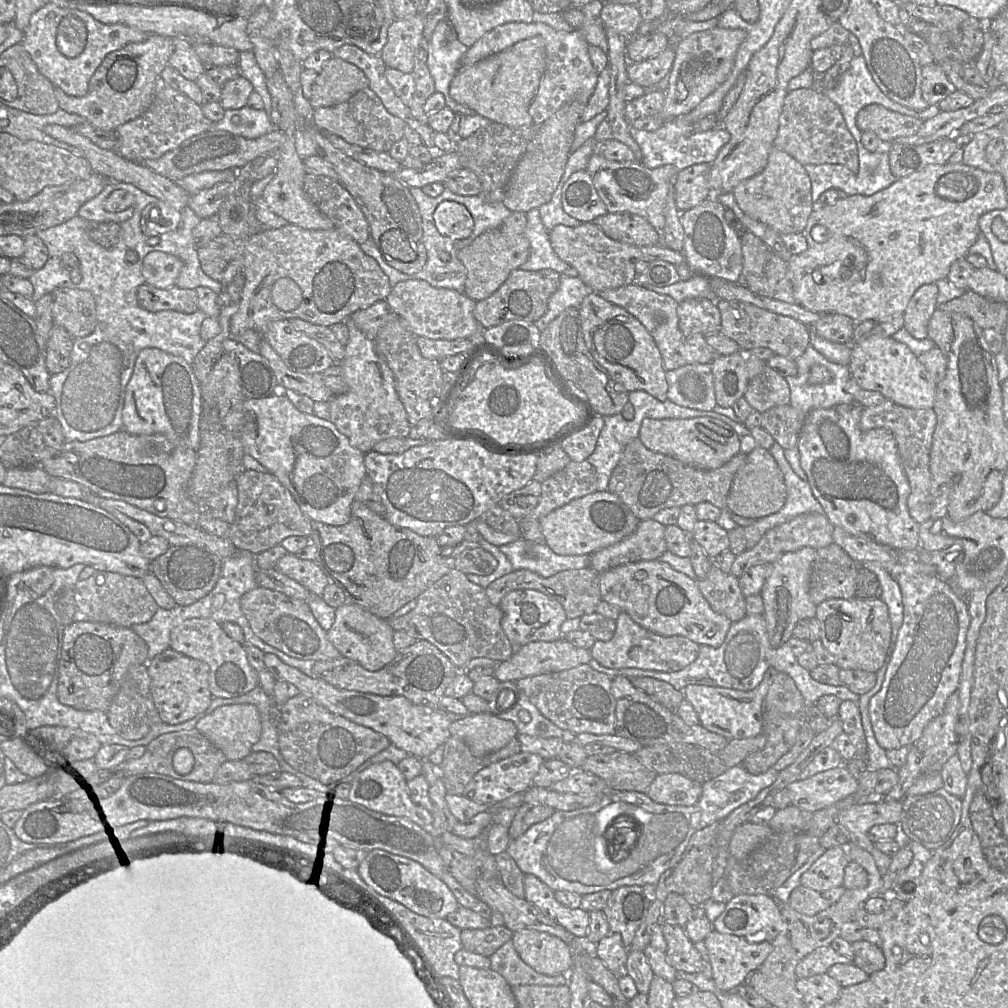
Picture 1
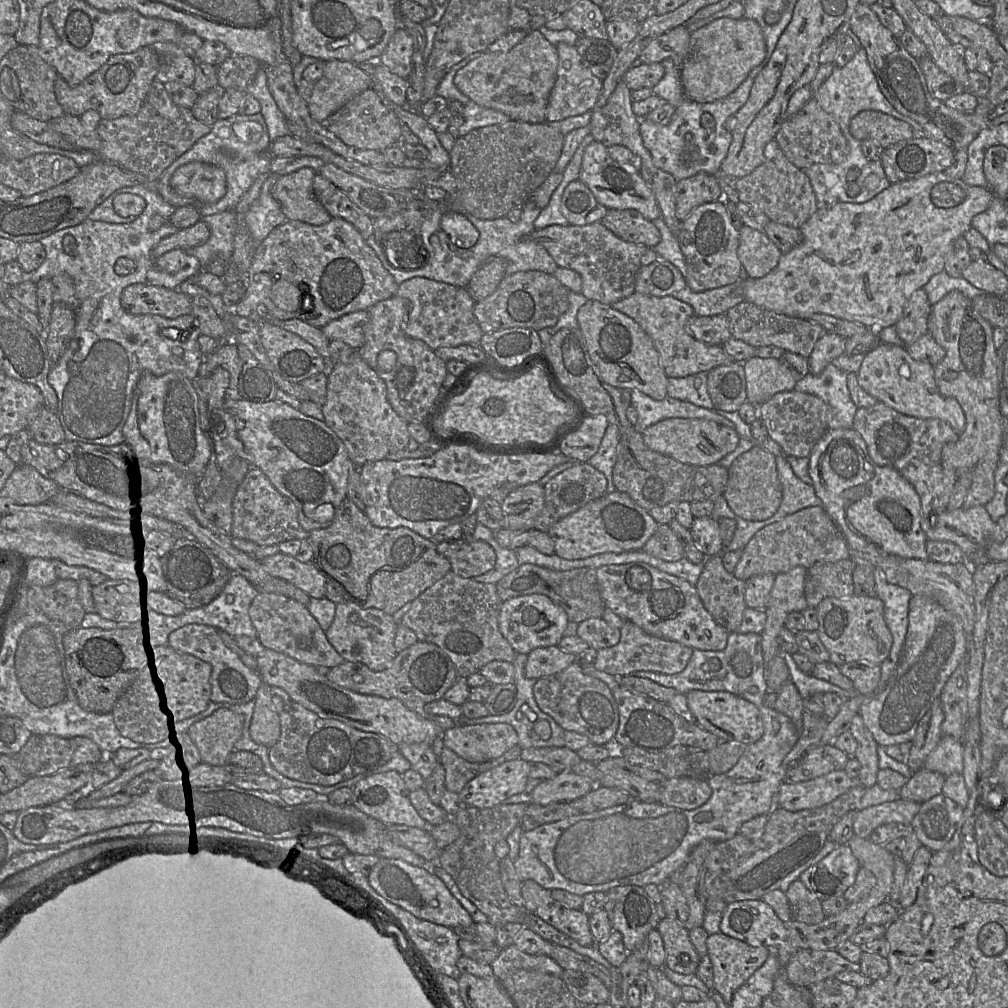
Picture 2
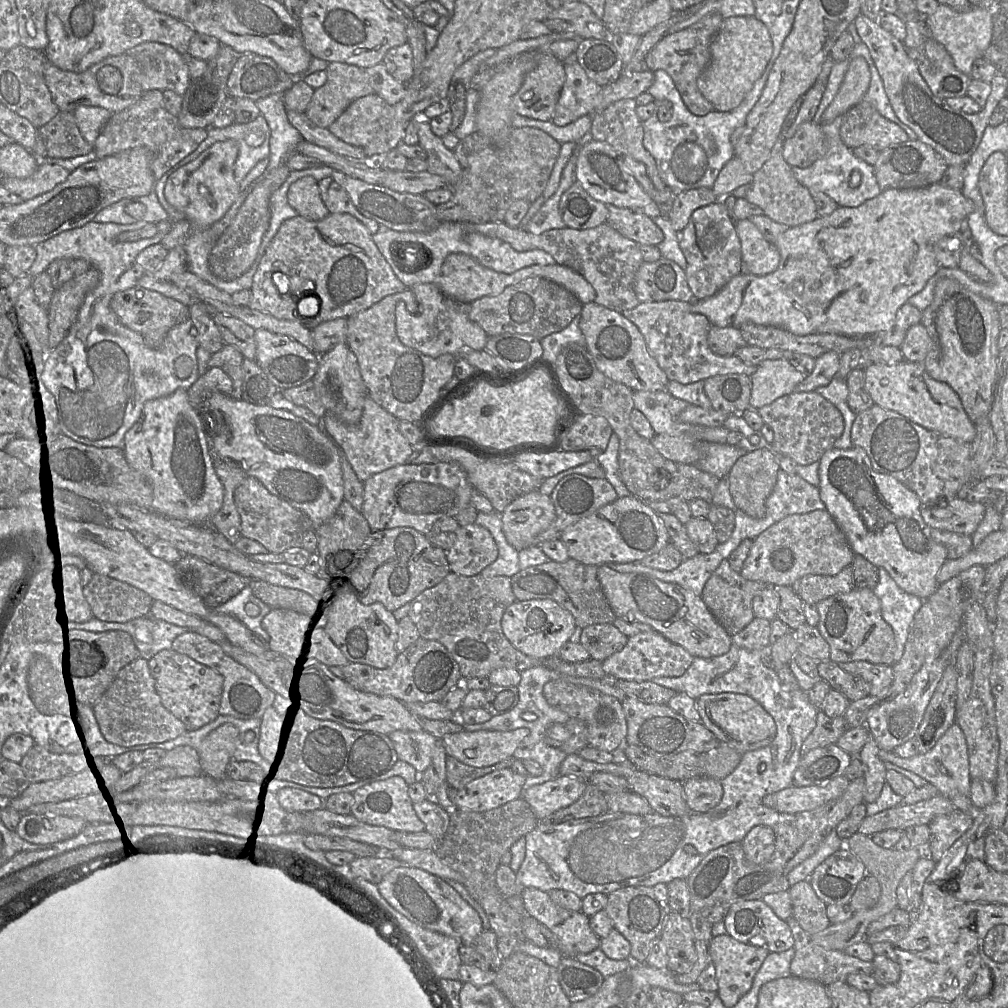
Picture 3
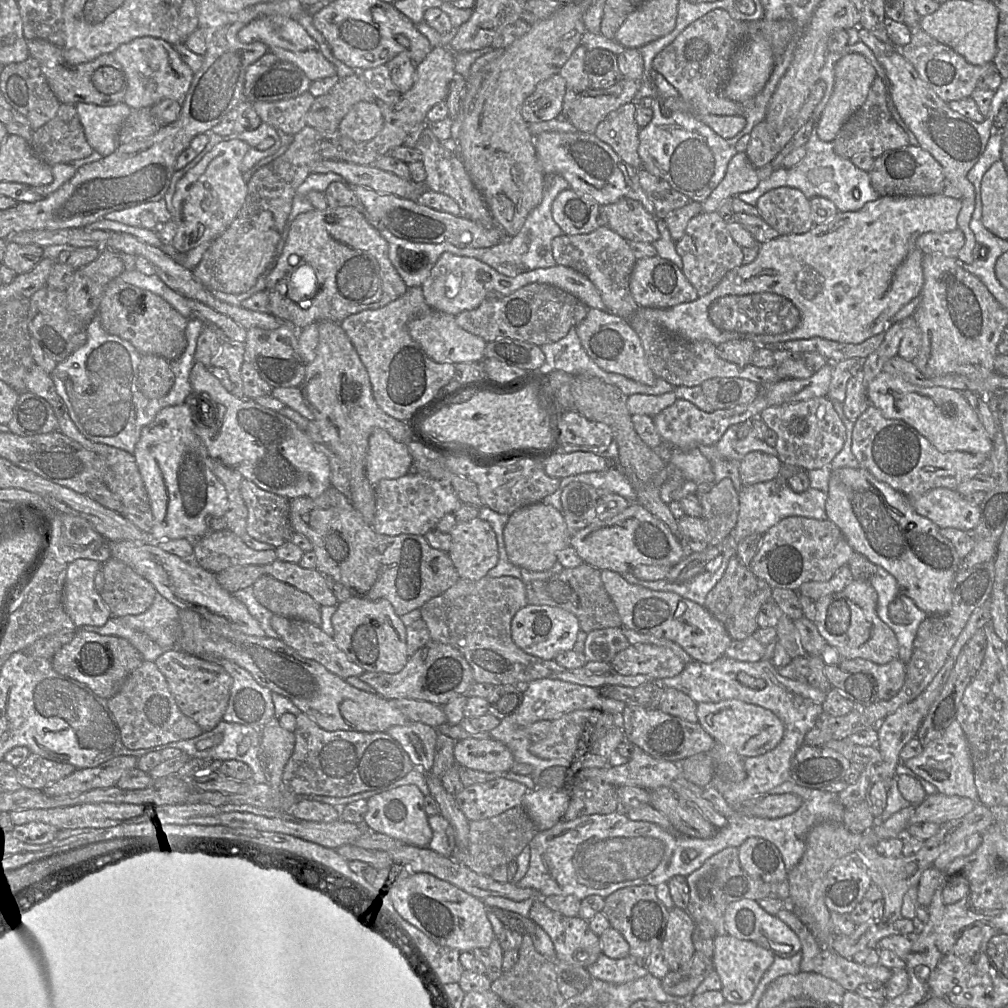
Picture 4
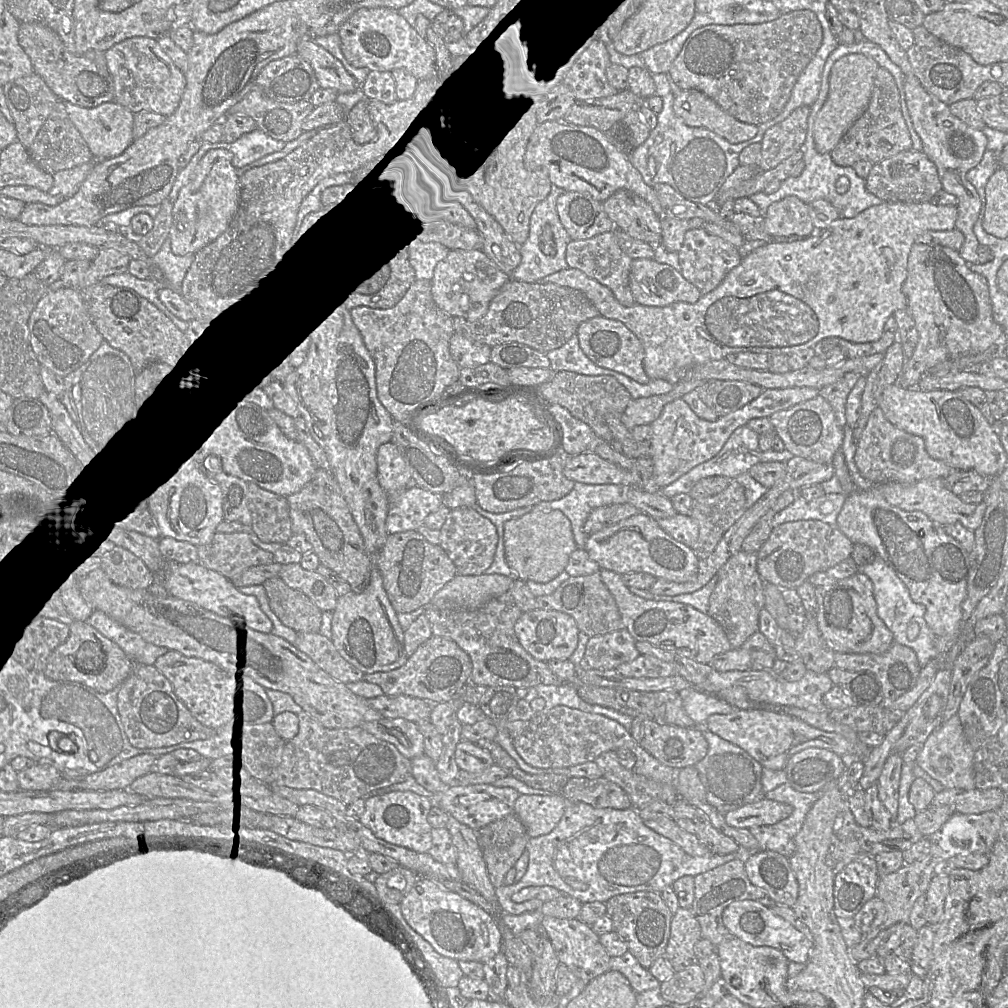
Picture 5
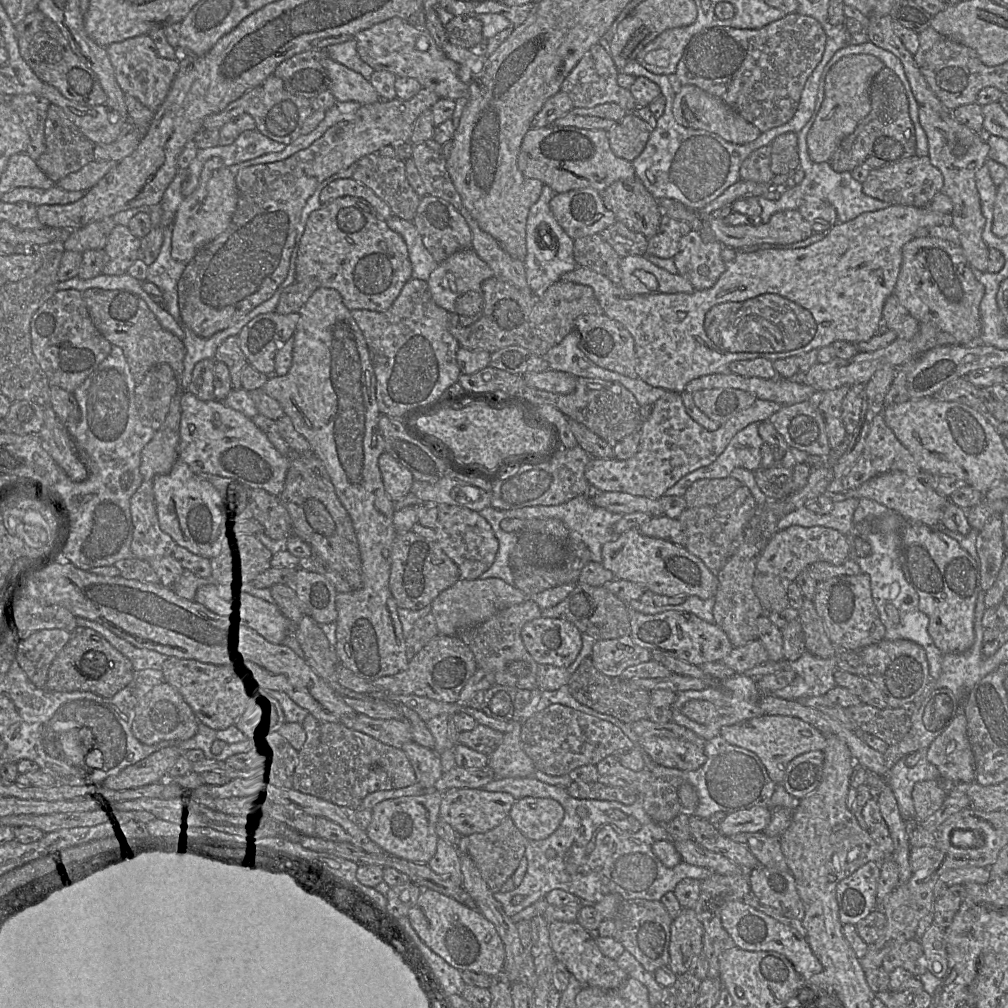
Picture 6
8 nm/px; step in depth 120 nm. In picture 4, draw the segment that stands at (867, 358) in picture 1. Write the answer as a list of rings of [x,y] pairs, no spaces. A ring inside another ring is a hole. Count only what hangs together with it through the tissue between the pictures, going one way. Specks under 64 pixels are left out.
[[[882,371],[867,386],[869,403],[887,419],[906,422],[924,436],[939,452],[968,452],[988,456],[993,447],[976,412],[965,396],[945,387],[920,387]]]

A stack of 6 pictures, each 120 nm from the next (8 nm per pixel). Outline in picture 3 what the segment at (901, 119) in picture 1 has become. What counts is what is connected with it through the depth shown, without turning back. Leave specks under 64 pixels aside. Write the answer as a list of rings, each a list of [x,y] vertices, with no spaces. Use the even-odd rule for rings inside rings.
[[[861,101],[843,115],[840,137],[850,149],[868,145],[878,152],[909,140],[901,127],[883,117],[866,101]]]

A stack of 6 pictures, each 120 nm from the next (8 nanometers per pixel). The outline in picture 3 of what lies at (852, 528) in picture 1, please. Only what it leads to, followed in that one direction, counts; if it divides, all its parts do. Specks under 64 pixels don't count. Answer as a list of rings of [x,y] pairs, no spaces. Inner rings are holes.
[[[854,445],[848,449],[839,449],[832,447],[831,449],[827,450],[819,460],[819,480],[820,483],[818,489],[820,492],[820,498],[825,504],[825,510],[828,511],[828,513],[832,516],[840,529],[843,531],[855,555],[863,556],[869,562],[874,564],[877,568],[884,568],[902,590],[909,594],[917,596],[923,601],[928,599],[936,592],[939,586],[936,578],[937,573],[943,563],[948,559],[947,550],[943,545],[935,542],[931,538],[931,528],[926,525],[920,513],[921,500],[912,490],[907,488],[904,484],[902,484],[894,477],[875,471],[866,452],[862,448]]]

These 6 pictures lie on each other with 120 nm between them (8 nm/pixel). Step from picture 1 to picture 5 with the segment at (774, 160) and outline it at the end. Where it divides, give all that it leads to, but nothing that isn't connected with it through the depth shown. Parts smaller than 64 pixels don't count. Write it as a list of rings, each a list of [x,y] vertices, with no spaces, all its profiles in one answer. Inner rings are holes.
[[[796,196],[772,203],[763,218],[771,236],[809,236],[814,228],[808,204]]]

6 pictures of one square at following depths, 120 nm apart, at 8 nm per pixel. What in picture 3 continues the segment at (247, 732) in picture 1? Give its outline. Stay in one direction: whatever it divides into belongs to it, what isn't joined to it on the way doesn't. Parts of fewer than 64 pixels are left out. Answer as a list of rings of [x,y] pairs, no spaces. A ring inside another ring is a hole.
[[[224,723],[203,739],[197,753],[204,774],[216,780],[225,777],[226,766],[235,752],[237,736],[236,727]]]

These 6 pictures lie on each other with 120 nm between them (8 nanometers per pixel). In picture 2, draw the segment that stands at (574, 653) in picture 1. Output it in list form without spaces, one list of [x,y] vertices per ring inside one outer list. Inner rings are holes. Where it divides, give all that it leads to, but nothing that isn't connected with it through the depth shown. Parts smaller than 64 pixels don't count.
[[[559,646],[533,649],[527,654],[524,673],[527,678],[540,679],[558,673],[578,661],[575,654],[562,650]]]

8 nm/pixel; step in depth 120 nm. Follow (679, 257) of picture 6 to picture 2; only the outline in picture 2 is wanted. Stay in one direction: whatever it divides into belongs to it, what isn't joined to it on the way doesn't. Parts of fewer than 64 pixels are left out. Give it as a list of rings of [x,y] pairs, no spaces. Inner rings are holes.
[[[722,201],[696,207],[681,222],[677,235],[686,263],[686,284],[692,291],[703,292],[749,278],[738,258],[739,231],[730,223]]]

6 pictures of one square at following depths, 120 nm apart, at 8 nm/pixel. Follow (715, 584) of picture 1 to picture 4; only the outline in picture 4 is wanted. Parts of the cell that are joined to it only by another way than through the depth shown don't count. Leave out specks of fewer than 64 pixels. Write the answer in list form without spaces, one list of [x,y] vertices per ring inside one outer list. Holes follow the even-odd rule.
[[[734,556],[729,560],[721,579],[707,594],[704,607],[724,625],[732,640],[743,640],[759,628],[758,613],[762,605],[771,600],[771,596],[772,588],[769,584],[755,576],[749,566]]]

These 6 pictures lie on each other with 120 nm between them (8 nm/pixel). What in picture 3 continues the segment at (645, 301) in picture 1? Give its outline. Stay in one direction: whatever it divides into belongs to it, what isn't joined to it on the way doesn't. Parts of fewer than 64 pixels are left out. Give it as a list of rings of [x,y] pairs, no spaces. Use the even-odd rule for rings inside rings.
[[[640,302],[635,308],[621,314],[639,329],[649,352],[670,381],[689,384],[715,375],[751,376],[756,370],[755,365],[747,364],[735,355],[717,355],[709,348],[707,336],[712,325],[705,315],[692,311],[692,302]]]

